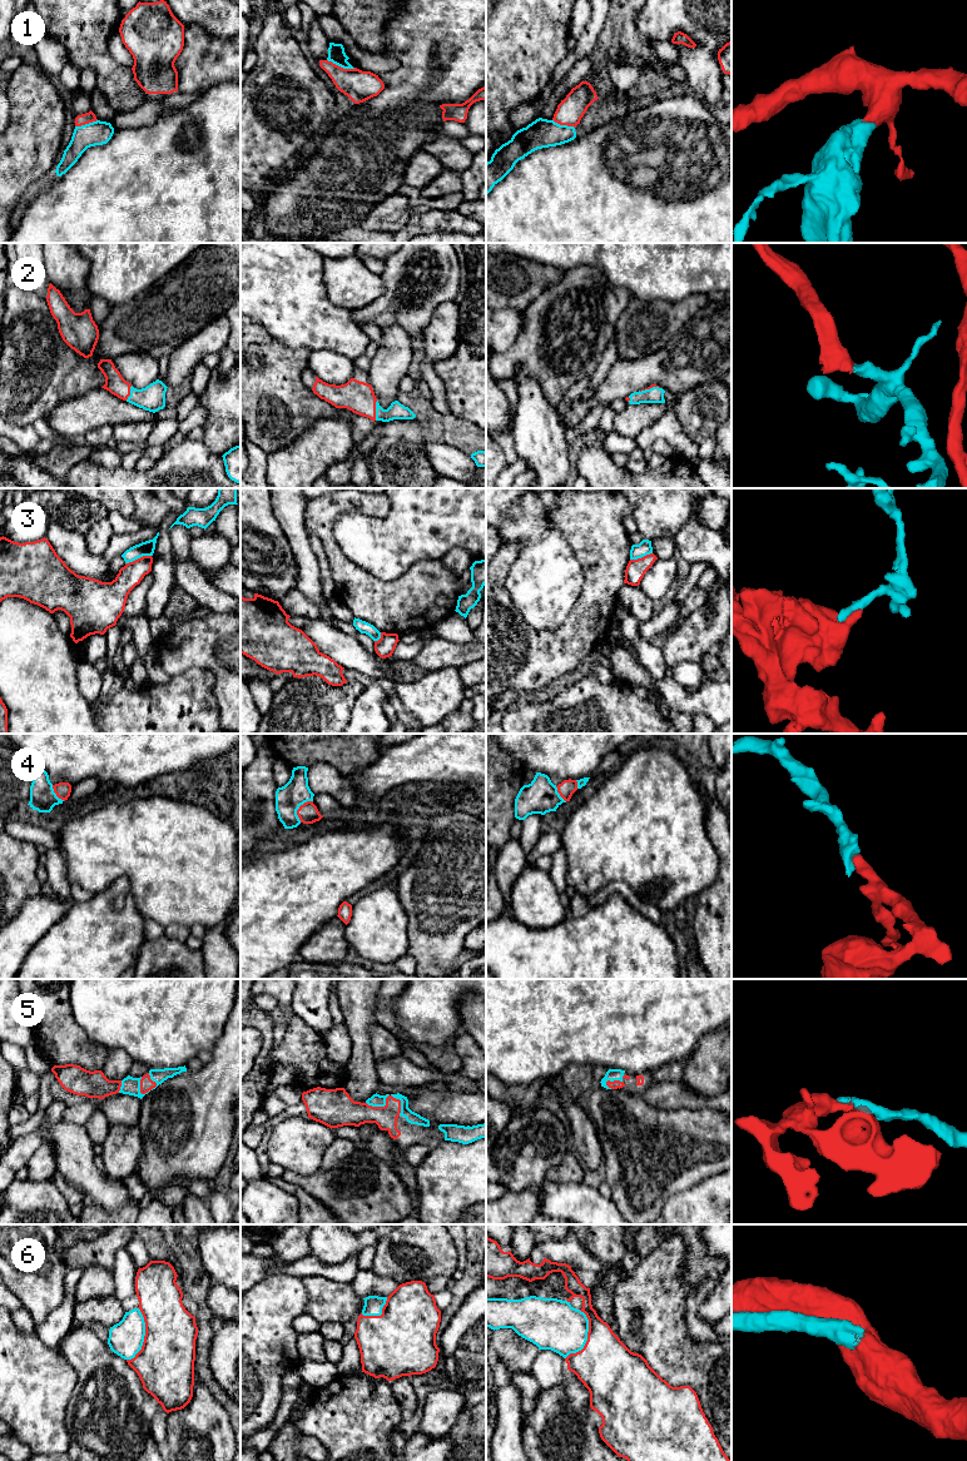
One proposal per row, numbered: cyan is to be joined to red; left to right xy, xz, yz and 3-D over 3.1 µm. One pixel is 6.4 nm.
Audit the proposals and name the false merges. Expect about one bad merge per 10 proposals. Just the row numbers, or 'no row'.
1, 3

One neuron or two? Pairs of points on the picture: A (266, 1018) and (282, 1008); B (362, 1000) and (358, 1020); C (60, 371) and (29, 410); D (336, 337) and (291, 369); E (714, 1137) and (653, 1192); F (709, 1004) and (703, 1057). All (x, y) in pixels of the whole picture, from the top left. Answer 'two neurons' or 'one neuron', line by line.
A: two neurons
B: one neuron
C: one neuron
D: two neurons
E: one neuron
F: two neurons

